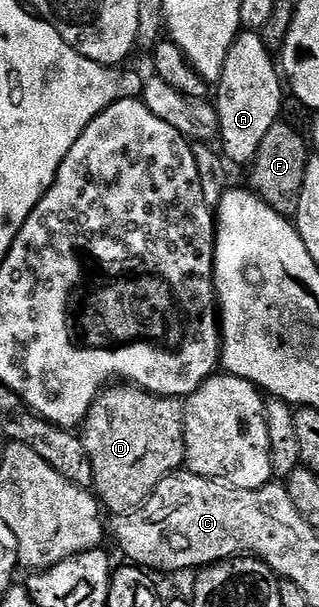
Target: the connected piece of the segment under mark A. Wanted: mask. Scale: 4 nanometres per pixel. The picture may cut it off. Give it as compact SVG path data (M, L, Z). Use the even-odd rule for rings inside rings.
M242 31L235 41L231 41L216 89L221 152L231 166L249 166L256 151L260 151L260 143L264 143L264 135L268 135L268 131L272 131L274 124L281 118L284 100L284 81L275 54L264 47L261 32Z

